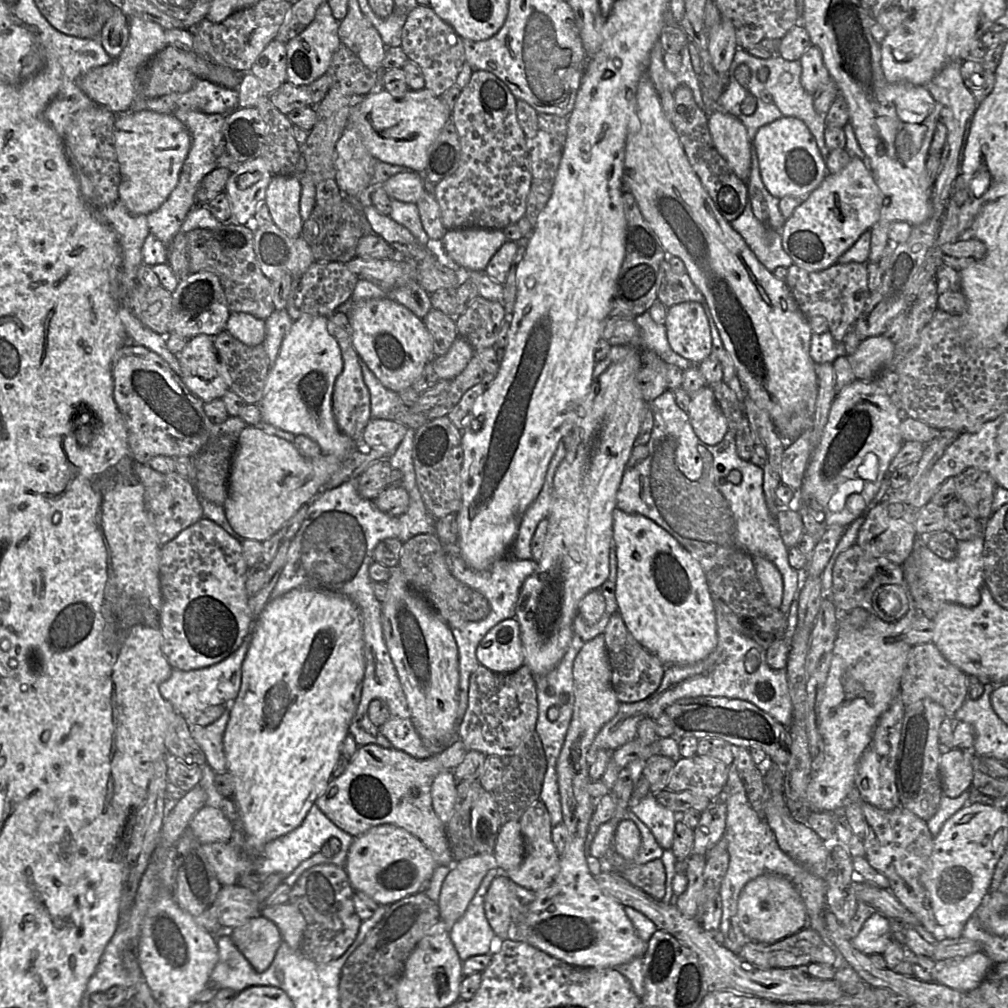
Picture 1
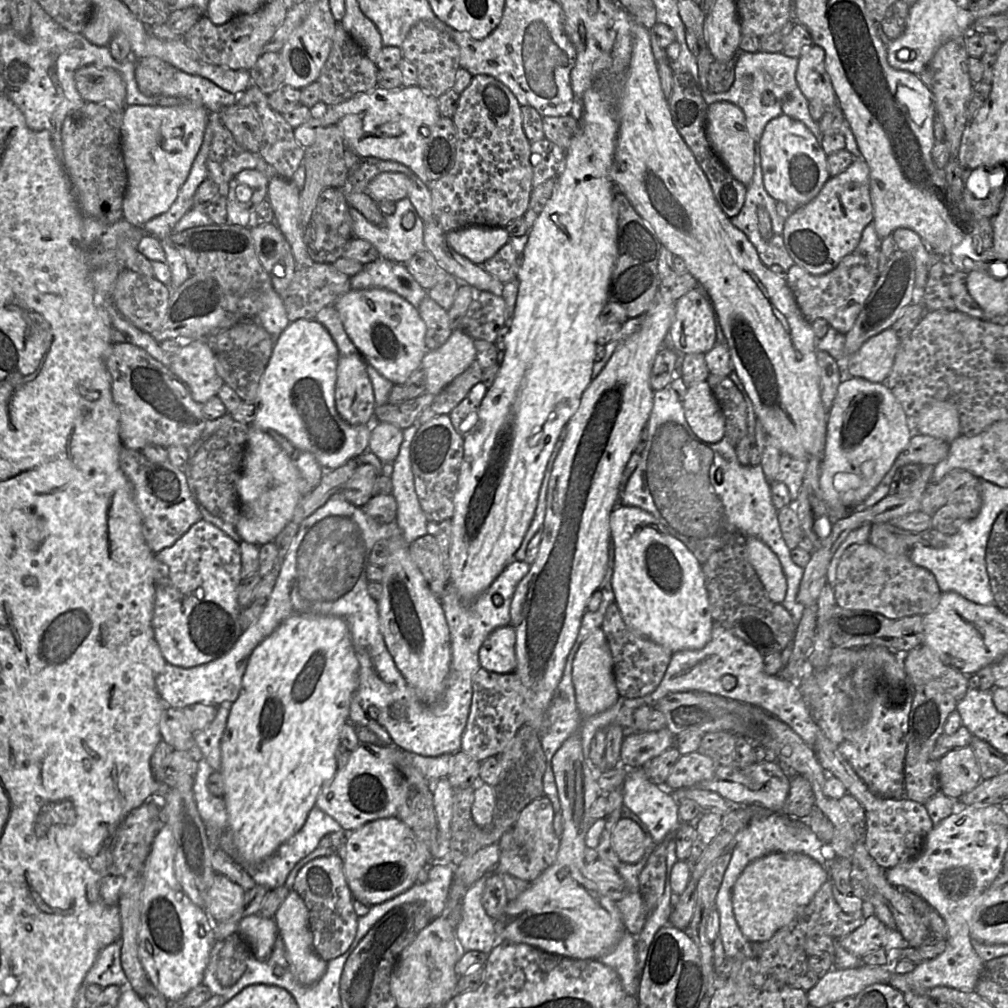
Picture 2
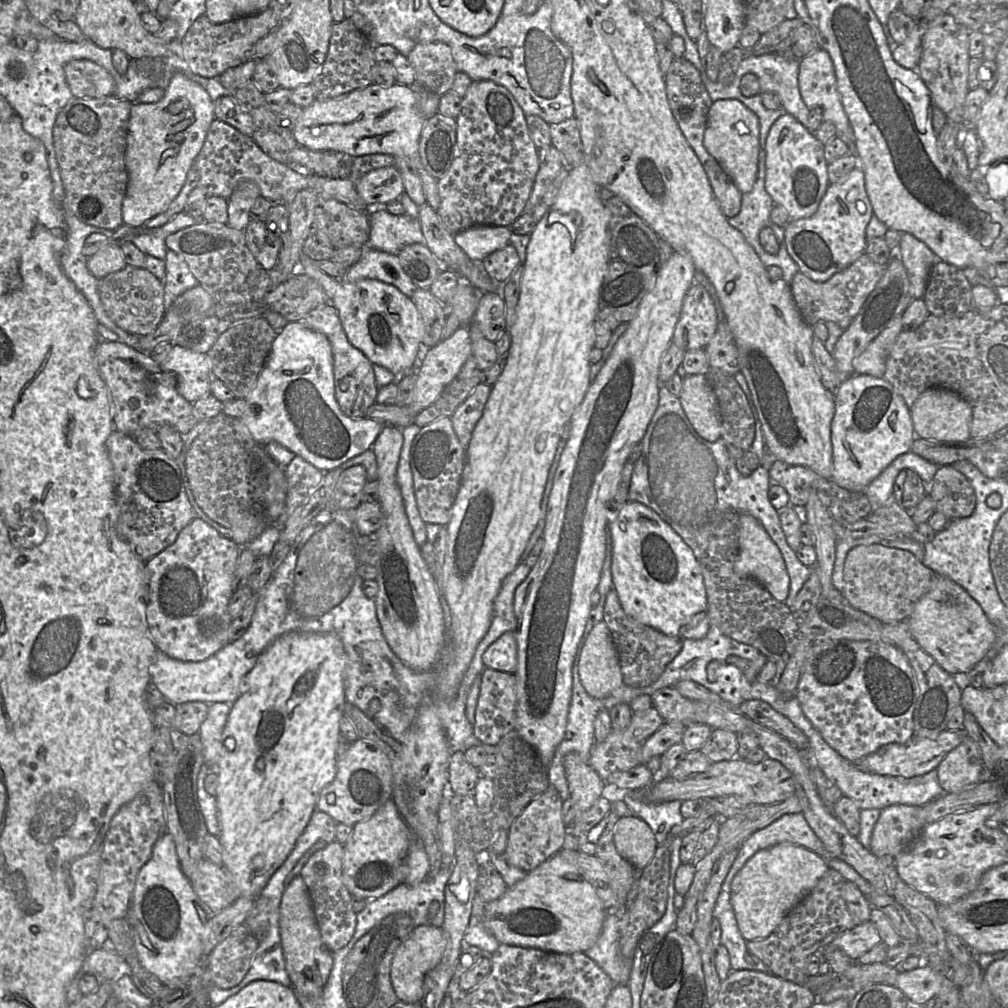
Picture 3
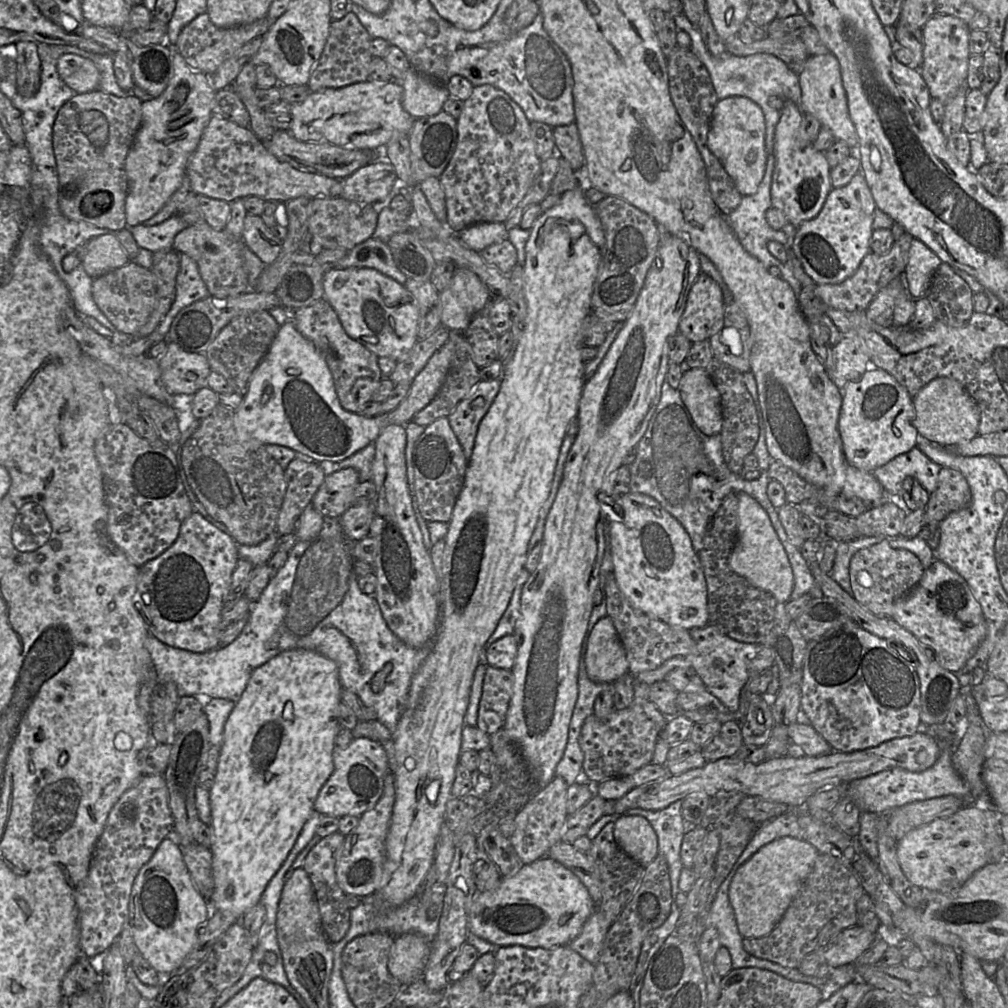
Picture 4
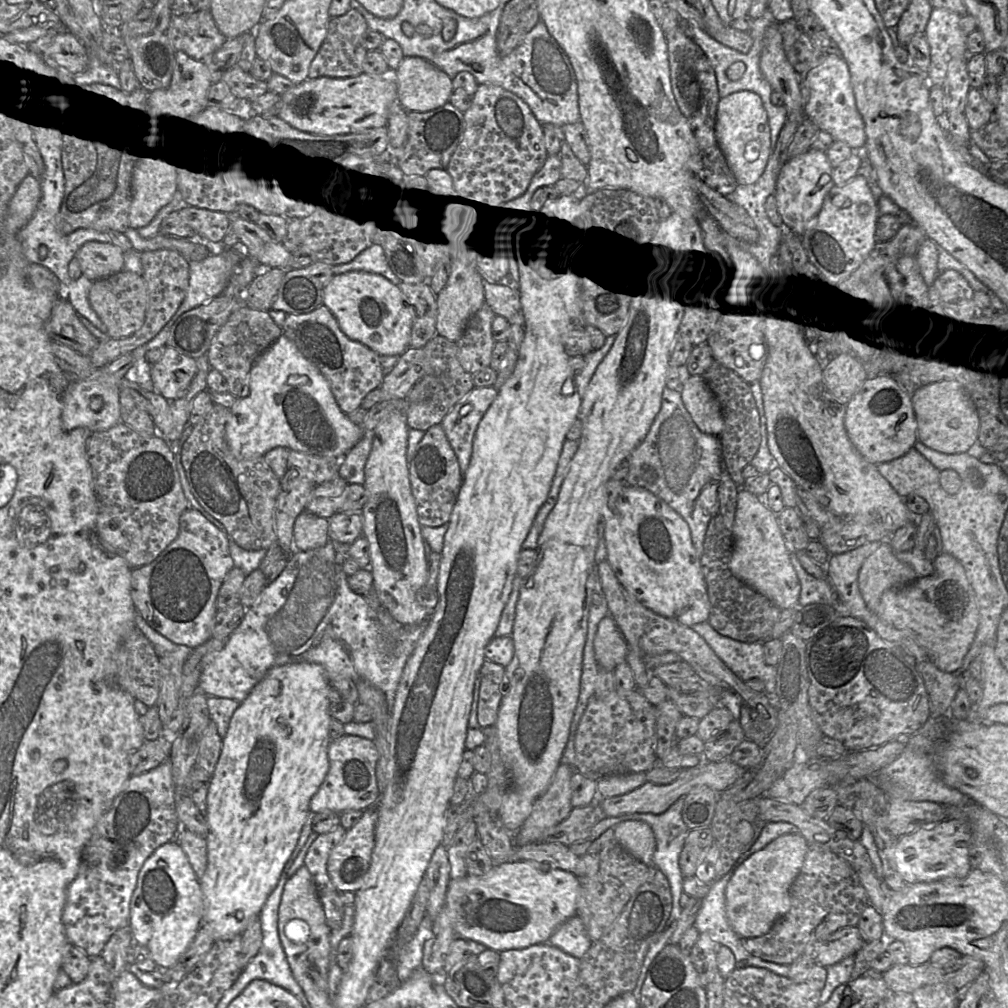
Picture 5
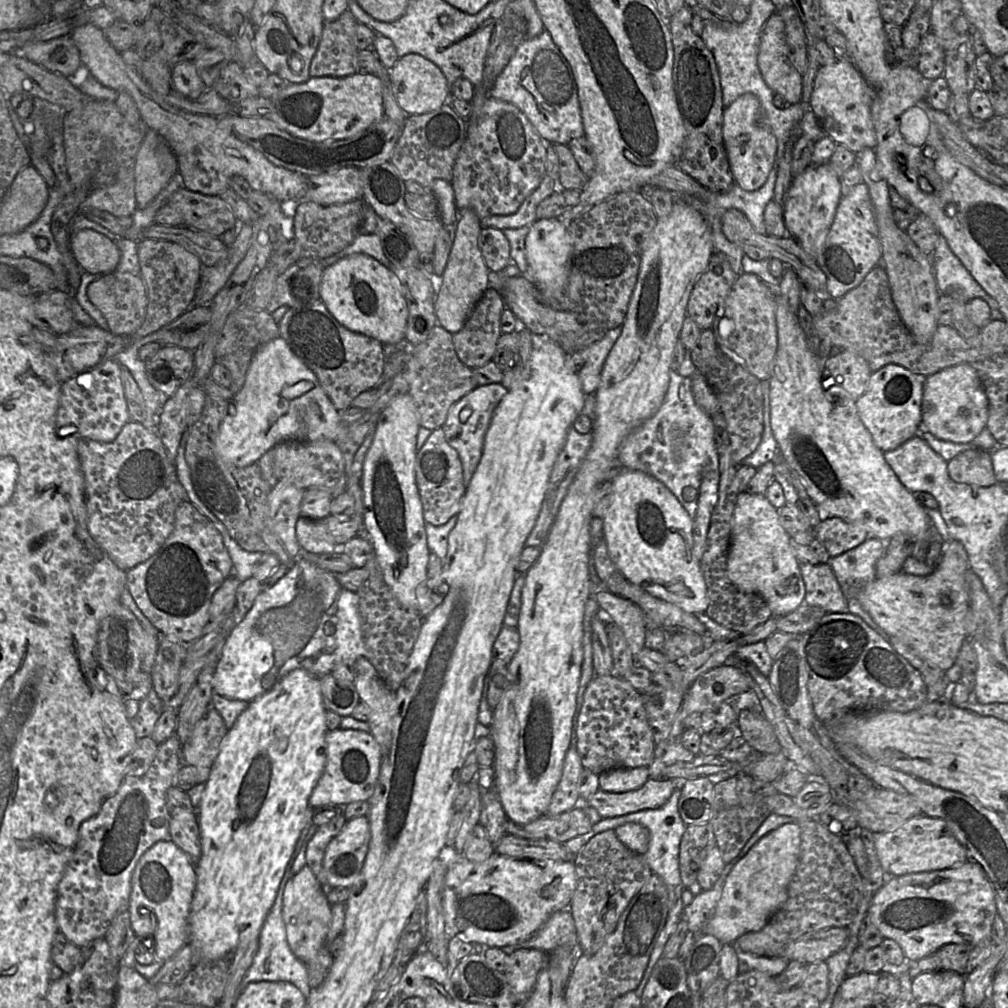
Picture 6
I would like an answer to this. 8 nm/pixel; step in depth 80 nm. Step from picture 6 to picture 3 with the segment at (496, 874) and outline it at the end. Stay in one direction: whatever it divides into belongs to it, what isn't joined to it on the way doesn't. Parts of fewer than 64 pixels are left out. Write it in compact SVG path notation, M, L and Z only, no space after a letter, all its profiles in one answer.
M568 829L566 845L526 876L510 887L498 899L485 903L483 924L500 944L536 948L547 952L585 952L597 941L607 910L604 908L594 887L584 879L574 865L574 851L578 849L579 838Z

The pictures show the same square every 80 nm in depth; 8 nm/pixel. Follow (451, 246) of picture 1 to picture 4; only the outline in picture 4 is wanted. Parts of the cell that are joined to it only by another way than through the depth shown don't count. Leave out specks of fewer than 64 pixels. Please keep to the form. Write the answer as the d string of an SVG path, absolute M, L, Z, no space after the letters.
M500 222L478 223L456 234L464 245L476 252L508 239L508 229Z

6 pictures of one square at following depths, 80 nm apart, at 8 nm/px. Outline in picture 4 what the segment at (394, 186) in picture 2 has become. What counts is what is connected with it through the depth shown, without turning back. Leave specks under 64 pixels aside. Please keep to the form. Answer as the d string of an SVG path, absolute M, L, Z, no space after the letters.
M371 161L341 180L340 197L353 202L373 204L382 201L392 190L398 177L388 161Z

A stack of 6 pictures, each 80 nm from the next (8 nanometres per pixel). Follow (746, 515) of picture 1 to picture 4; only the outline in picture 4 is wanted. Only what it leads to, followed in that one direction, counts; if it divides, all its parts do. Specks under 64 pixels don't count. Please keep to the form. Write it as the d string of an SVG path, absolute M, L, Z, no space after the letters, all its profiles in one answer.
M665 380L661 387L660 401L649 421L646 432L635 448L636 458L630 466L630 491L648 495L658 501L685 528L697 554L703 548L707 527L725 497L730 493L747 493L767 512L788 555L794 576L794 586L789 601L796 600L804 594L809 594L814 599L821 598L824 596L823 592L809 564L804 560L800 550L789 541L780 522L778 509L769 500L767 488L770 478L767 470L774 459L767 449L765 425L759 405L756 405L755 408L760 433L753 454L758 460L759 469L763 471L757 479L747 480L742 475L730 471L726 465L721 435L706 436L703 434L682 402L680 391L671 388Z

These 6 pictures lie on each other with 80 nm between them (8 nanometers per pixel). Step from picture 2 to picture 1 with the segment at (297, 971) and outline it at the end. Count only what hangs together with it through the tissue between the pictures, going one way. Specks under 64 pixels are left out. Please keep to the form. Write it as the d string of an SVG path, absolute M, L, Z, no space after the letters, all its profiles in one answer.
M289 902L270 907L262 905L261 915L276 924L284 942L293 949L301 950L306 923L295 905Z

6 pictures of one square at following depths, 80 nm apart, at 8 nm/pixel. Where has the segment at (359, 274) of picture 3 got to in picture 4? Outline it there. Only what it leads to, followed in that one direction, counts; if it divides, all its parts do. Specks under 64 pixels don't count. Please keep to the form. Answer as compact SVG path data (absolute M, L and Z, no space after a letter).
M372 236L350 250L334 269L352 267L375 269L401 285L407 281L407 276L396 266L388 245Z

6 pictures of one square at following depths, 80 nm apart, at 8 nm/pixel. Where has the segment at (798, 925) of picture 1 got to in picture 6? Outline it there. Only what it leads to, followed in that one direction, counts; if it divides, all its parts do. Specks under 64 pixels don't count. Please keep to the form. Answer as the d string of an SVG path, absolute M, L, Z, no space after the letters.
M796 822L786 823L763 836L728 874L721 898L714 913L705 923L702 934L714 936L722 944L730 945L745 933L761 930L788 898L787 888L798 865L800 845L801 827Z

